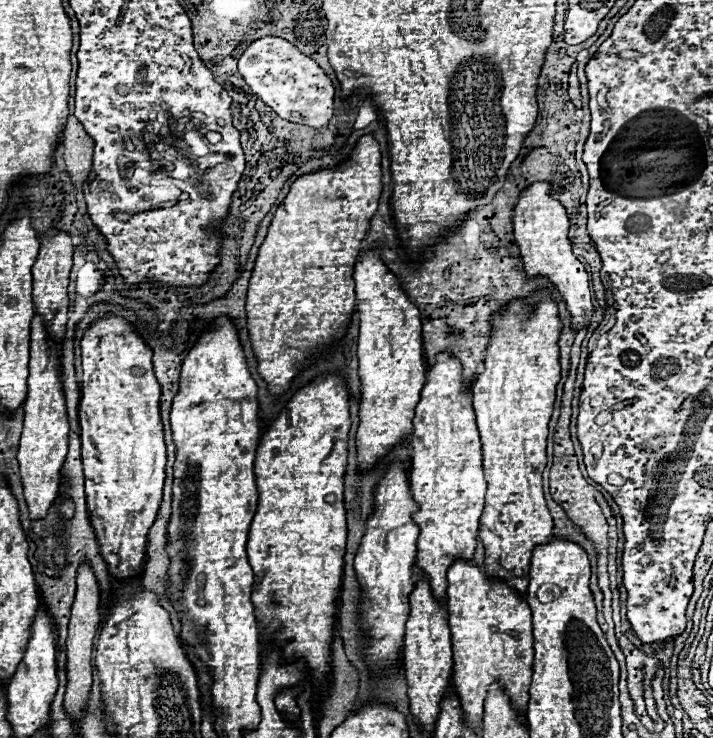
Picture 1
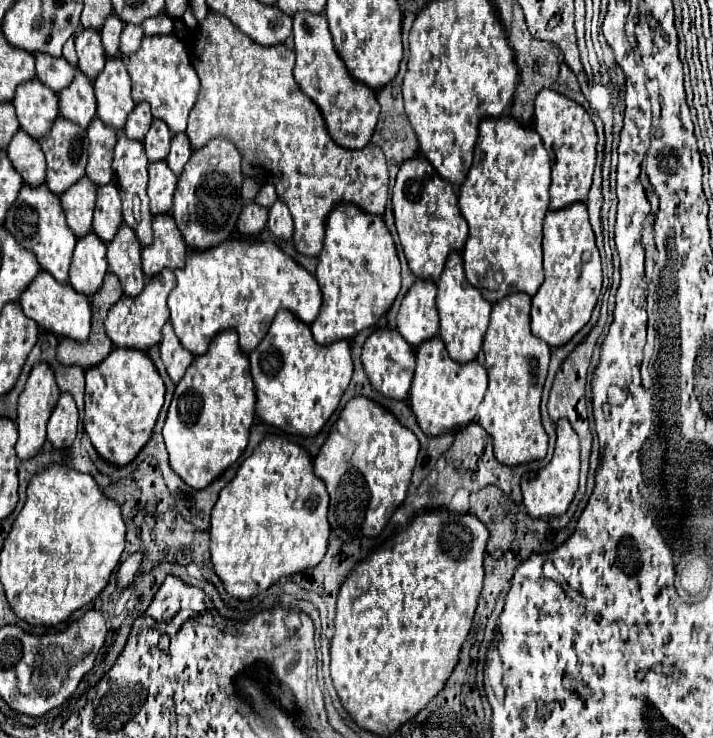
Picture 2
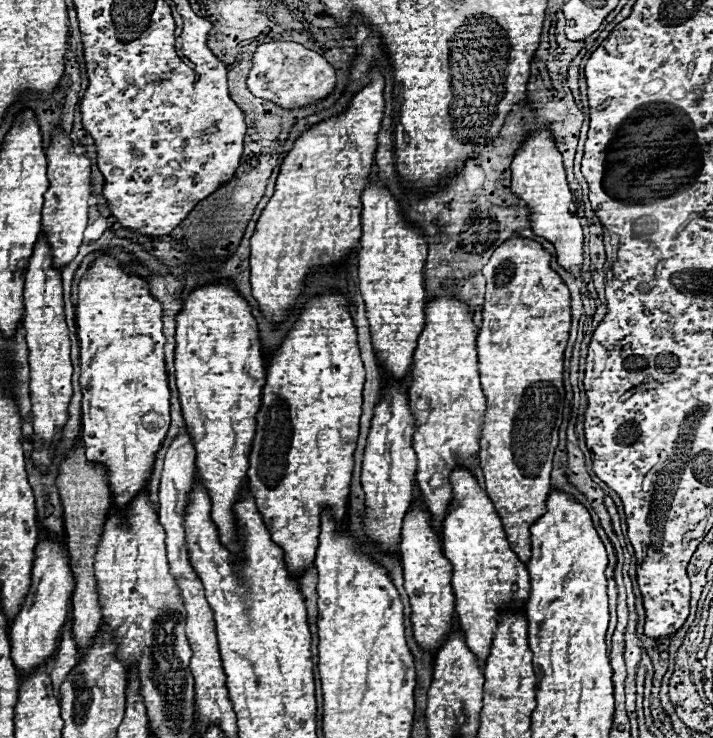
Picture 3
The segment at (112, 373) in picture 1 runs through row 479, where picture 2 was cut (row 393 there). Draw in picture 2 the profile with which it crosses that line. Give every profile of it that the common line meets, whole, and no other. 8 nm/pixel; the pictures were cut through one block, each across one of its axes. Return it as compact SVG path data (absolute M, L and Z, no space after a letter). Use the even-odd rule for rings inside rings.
M114 348L110 356L86 370L86 416L84 430L98 454L126 466L150 440L152 428L164 404L164 382L144 350Z

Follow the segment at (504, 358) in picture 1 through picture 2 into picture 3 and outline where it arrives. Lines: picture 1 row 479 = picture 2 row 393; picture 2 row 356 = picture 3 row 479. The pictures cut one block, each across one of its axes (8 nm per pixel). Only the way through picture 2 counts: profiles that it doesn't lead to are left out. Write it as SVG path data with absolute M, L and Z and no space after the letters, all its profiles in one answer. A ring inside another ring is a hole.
M518 236L496 248L482 272L488 284L486 302L482 310L484 320L478 332L476 346L480 384L486 394L488 408L484 416L478 460L486 478L486 494L502 520L510 548L522 562L526 562L530 560L530 526L546 512L546 498L550 494L552 456L558 446L558 428L562 424L562 362L570 332L570 292L562 278L550 268L550 254L538 242Z

